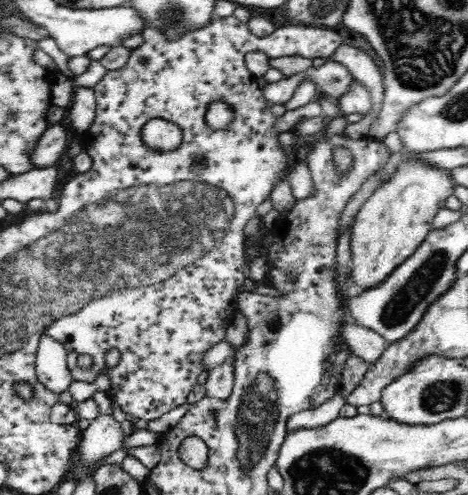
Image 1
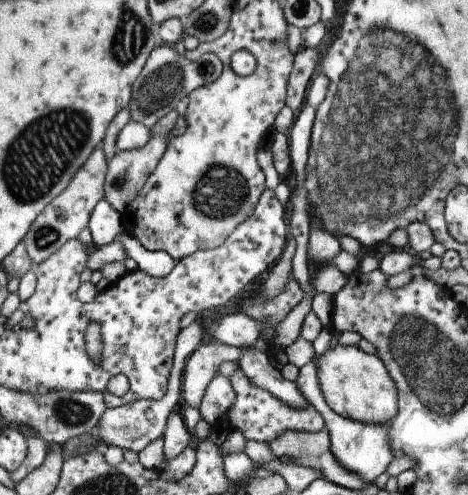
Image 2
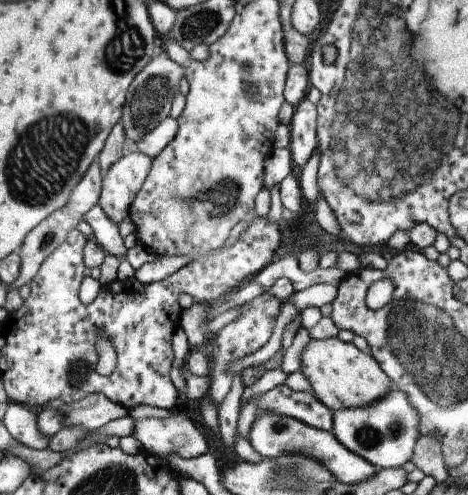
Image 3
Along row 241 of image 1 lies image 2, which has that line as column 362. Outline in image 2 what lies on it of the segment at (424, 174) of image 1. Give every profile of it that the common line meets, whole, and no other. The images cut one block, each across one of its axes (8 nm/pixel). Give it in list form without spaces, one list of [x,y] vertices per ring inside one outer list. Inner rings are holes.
[[[335,344],[317,362],[317,380],[327,406],[339,414],[339,418],[349,418],[365,426],[387,426],[399,412],[399,396],[393,378],[389,376],[385,364],[375,354],[365,354],[357,346]]]

